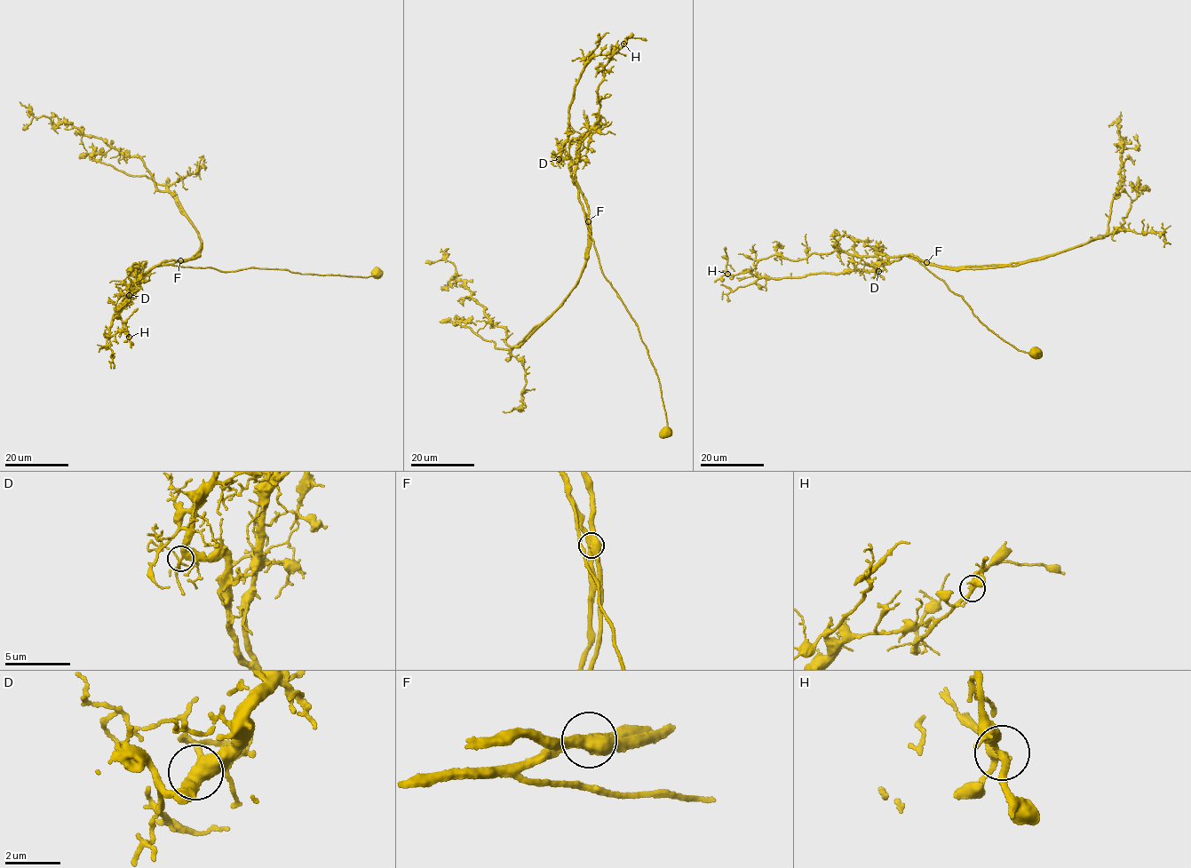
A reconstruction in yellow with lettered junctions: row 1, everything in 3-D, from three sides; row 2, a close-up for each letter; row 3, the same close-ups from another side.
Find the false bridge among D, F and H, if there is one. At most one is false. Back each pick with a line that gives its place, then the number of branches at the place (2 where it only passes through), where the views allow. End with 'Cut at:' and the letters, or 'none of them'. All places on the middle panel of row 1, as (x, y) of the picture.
F: place (588, 221); branches 2
Cut at: F

